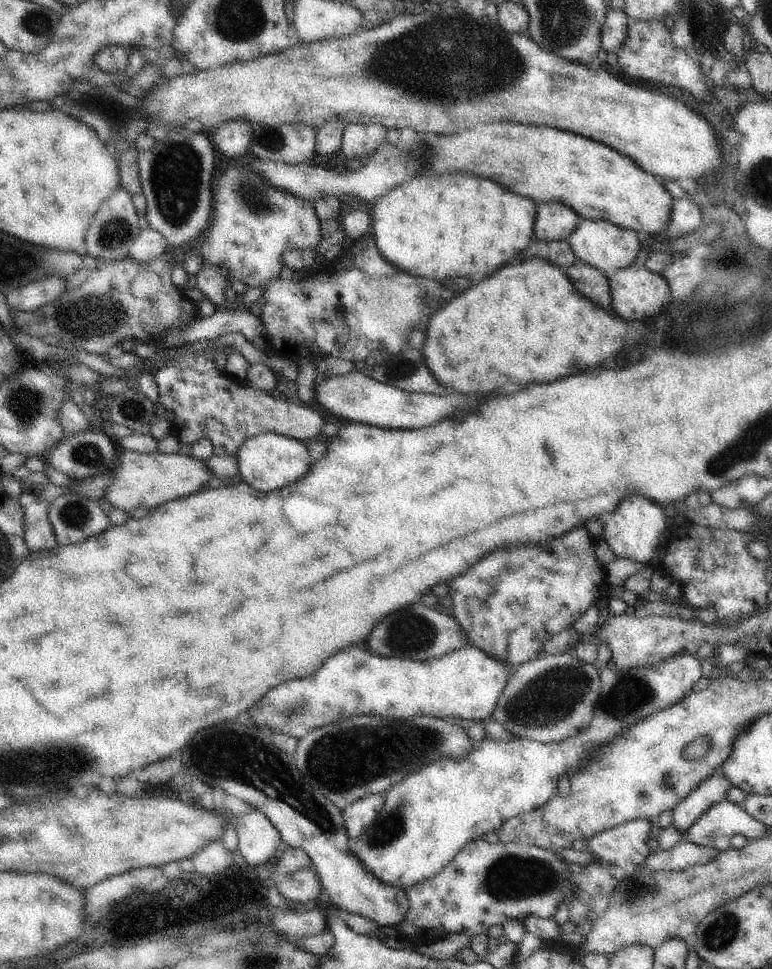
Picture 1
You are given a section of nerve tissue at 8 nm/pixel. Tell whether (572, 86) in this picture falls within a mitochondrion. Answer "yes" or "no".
no

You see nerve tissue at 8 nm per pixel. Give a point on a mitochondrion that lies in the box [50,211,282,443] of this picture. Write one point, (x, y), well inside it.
(114, 232)

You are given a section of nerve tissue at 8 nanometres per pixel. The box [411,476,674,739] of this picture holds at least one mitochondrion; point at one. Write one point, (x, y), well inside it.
(554, 696)

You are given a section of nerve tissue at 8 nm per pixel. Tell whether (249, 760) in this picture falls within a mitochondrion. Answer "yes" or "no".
yes

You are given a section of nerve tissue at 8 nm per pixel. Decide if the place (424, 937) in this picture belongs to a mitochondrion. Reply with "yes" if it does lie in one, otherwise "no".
no

